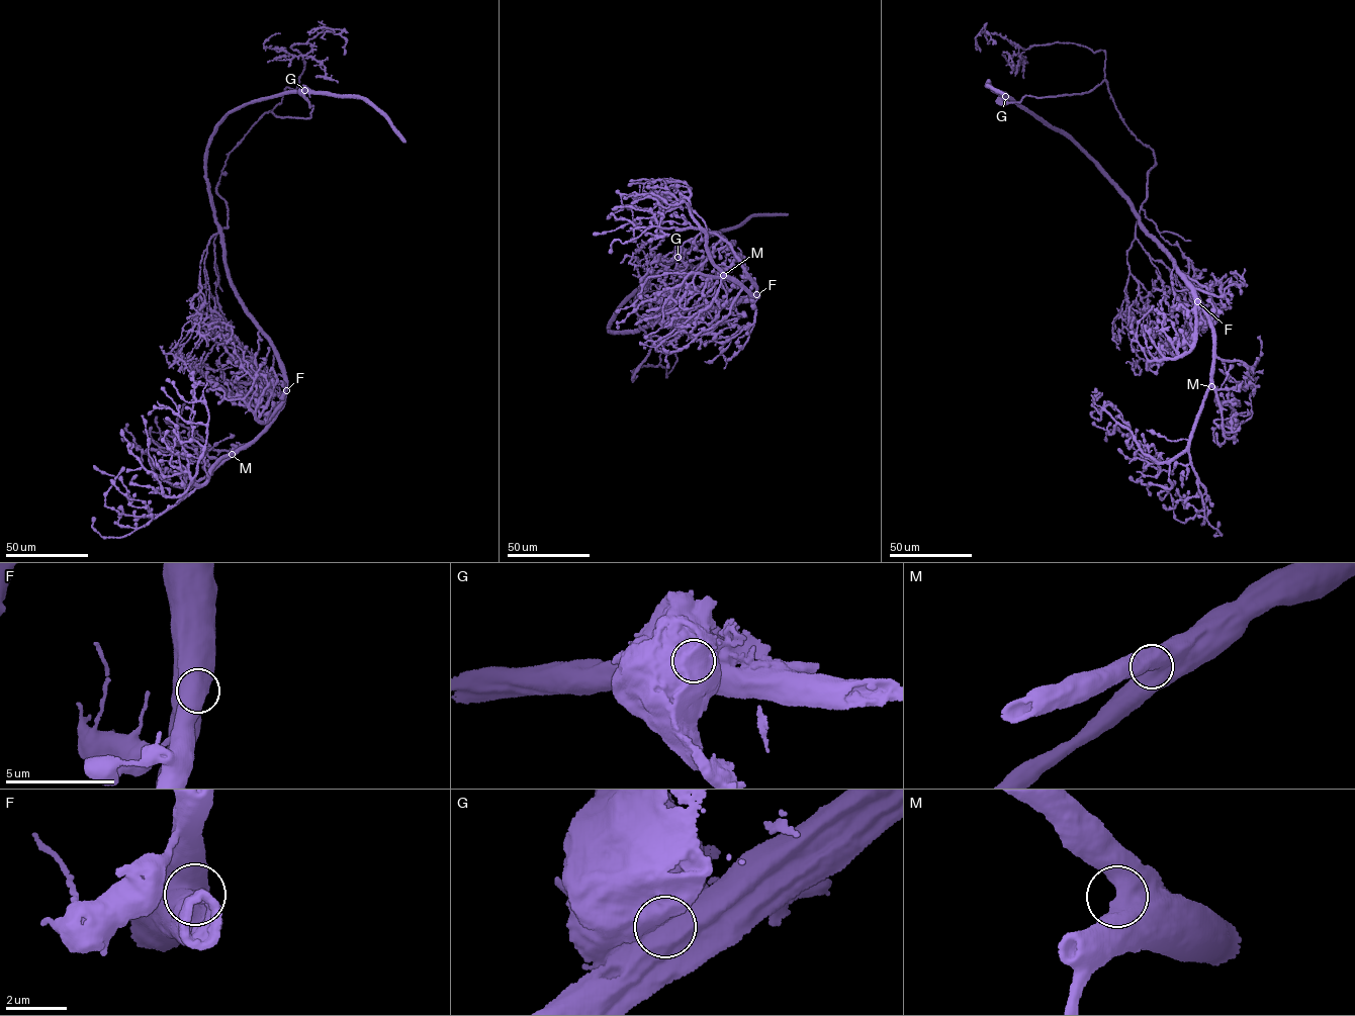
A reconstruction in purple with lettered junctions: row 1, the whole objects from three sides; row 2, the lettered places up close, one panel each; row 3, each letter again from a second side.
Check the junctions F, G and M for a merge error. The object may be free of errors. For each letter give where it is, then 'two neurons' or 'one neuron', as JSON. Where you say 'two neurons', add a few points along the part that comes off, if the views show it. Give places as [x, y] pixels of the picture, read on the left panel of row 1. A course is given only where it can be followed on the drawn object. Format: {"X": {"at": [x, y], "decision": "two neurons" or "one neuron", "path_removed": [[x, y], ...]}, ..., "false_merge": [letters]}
{"F": {"at": [286, 390], "decision": "one neuron"}, "G": {"at": [304, 90], "decision": "two neurons", "path_removed": [[304, 90], [310, 118], [266, 112], [216, 186], [228, 227], [203, 252], [203, 305], [170, 353], [208, 385]]}, "M": {"at": [232, 454], "decision": "one neuron"}, "false_merge": ["G"]}

